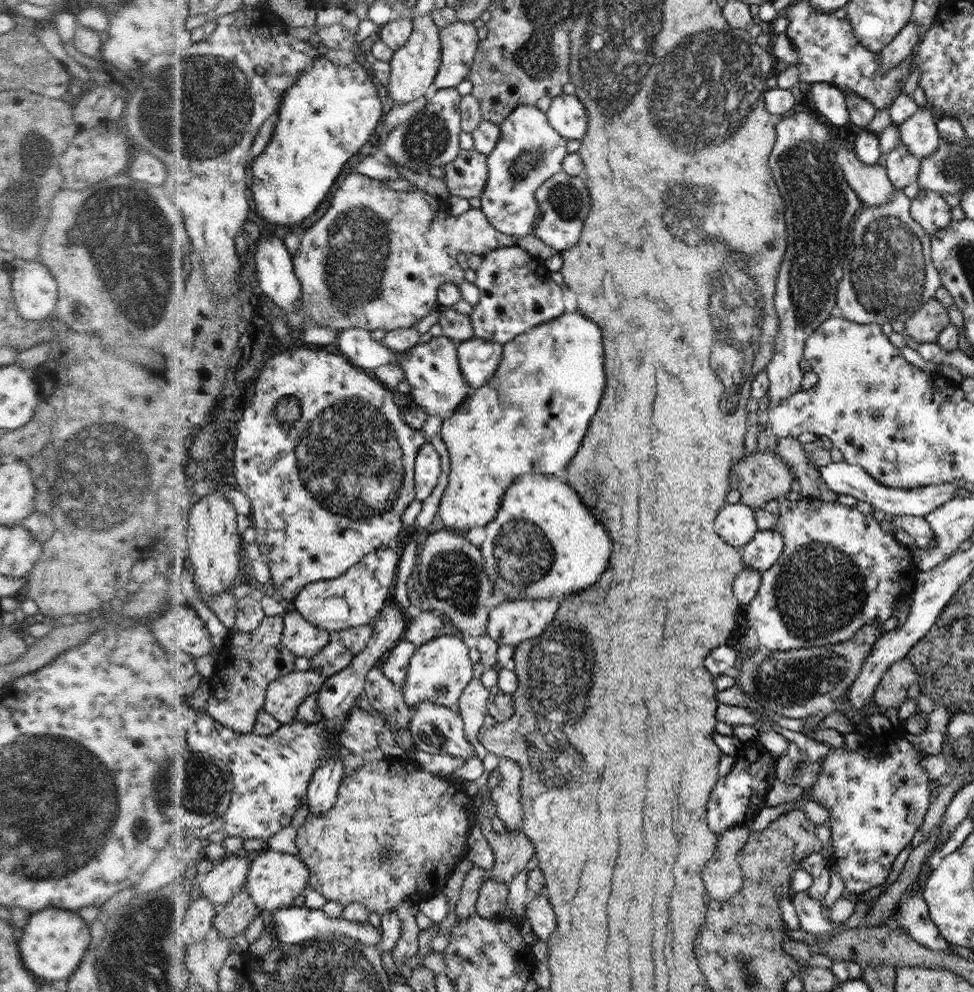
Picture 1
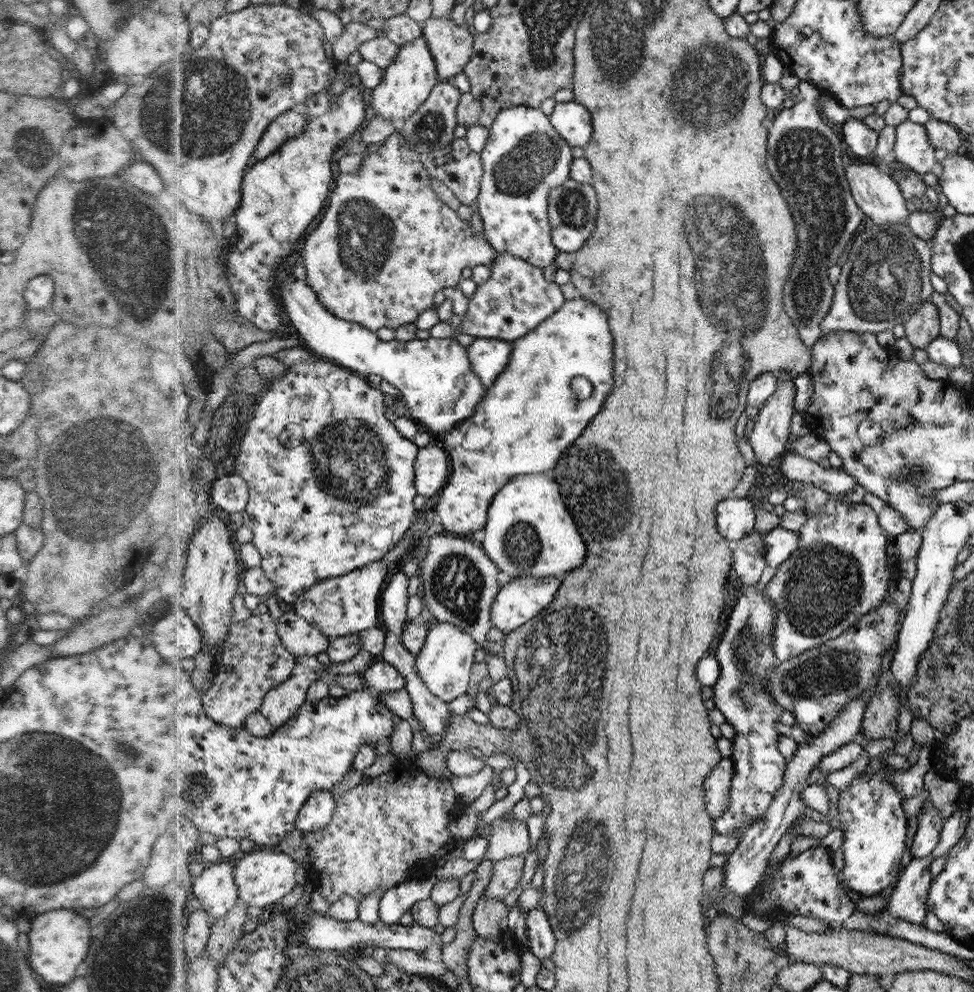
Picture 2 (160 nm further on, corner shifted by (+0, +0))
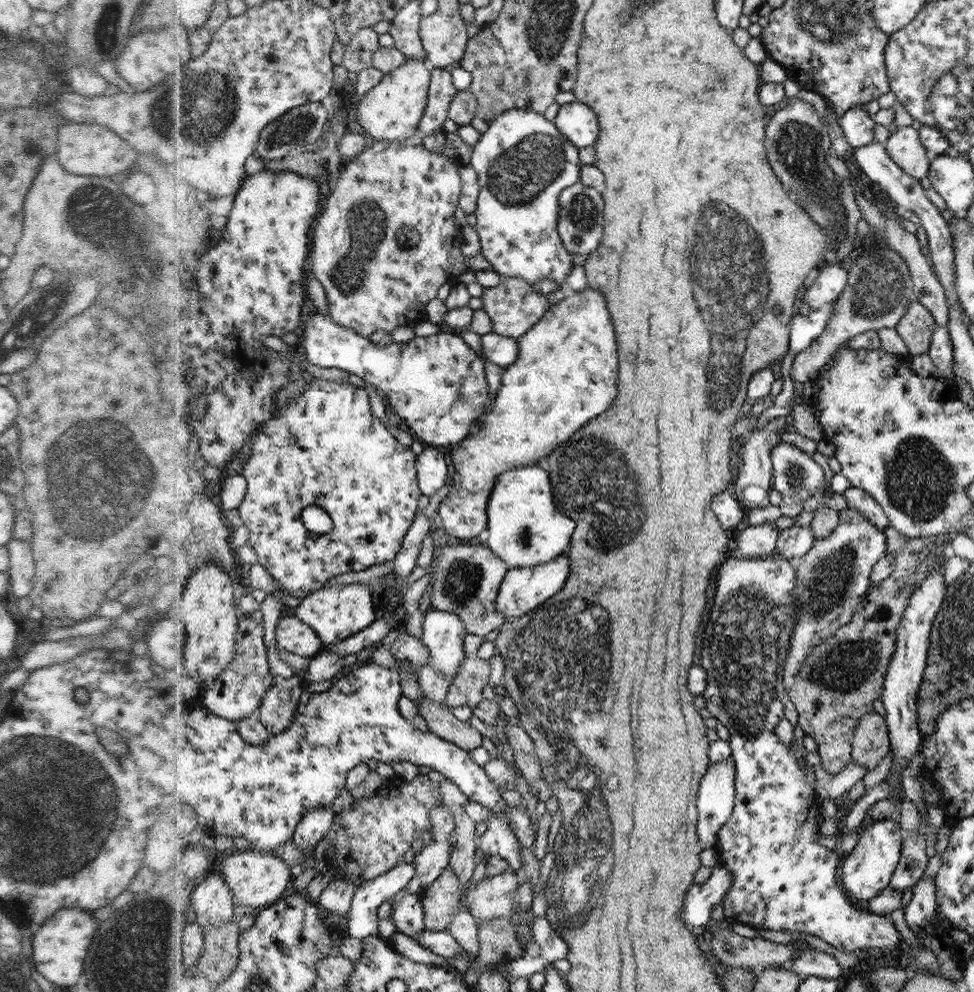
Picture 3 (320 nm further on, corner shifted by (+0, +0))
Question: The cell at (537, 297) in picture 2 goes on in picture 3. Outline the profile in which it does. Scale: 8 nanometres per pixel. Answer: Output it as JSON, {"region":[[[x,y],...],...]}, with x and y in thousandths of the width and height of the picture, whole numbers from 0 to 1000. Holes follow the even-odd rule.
{"region":[[[515,278],[512,286],[496,292],[496,311],[505,324],[505,333],[521,340],[532,342],[539,335],[542,335],[550,327],[567,305],[561,301],[561,297],[548,293],[546,287],[537,280],[531,278]]]}

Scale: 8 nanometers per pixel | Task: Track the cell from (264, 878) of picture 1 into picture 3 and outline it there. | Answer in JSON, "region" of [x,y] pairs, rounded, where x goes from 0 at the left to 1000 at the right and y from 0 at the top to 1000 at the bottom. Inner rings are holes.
{"region":[[[258,855],[249,859],[234,860],[234,863],[230,863],[228,867],[230,867],[228,883],[232,884],[232,888],[238,894],[243,910],[253,912],[257,917],[264,919],[291,906],[298,889],[304,885],[300,873],[281,859],[270,859]]]}

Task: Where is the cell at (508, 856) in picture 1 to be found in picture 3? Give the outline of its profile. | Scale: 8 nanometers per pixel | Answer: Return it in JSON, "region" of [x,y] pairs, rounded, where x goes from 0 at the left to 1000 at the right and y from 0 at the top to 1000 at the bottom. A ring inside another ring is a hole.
{"region":[[[460,872],[455,877],[455,881],[437,894],[433,900],[433,914],[435,914],[435,936],[441,940],[460,939],[464,931],[465,923],[472,918],[472,914],[478,914],[489,929],[496,927],[510,927],[511,925],[525,925],[526,923],[526,904],[532,895],[532,886],[528,877],[522,875],[517,880],[507,883],[501,887],[499,895],[499,885],[495,885],[491,891],[475,894],[466,881],[465,876]]]}

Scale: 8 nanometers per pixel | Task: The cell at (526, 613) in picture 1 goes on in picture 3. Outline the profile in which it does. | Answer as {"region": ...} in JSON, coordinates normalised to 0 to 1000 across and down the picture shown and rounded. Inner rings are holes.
{"region":[[[579,557],[565,568],[551,569],[545,572],[527,573],[521,576],[520,583],[512,593],[511,611],[520,625],[532,624],[544,616],[552,615],[563,604],[577,595],[579,588],[585,583],[586,565]]]}

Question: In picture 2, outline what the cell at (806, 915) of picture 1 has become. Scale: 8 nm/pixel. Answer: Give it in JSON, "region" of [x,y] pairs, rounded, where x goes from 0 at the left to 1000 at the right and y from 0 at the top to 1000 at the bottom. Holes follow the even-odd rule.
{"region":[[[936,864],[918,893],[916,902],[912,905],[912,912],[892,922],[900,924],[912,919],[919,926],[951,935],[948,929],[952,921],[952,904],[958,887],[956,883],[955,864]]]}

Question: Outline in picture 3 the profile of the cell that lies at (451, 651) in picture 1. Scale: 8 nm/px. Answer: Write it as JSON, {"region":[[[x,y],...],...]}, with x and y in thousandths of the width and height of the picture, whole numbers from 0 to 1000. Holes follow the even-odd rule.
{"region":[[[444,613],[434,619],[433,633],[432,646],[441,656],[439,671],[464,688],[478,662],[478,630],[468,618]]]}

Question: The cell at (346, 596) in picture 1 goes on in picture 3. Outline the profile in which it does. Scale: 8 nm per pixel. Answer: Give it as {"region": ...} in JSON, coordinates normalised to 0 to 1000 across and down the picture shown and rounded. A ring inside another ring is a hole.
{"region":[[[375,588],[344,589],[341,592],[331,593],[311,604],[304,615],[304,620],[328,637],[335,651],[345,649],[376,635],[388,625],[388,617],[384,609],[386,602],[382,597],[382,592]]]}

